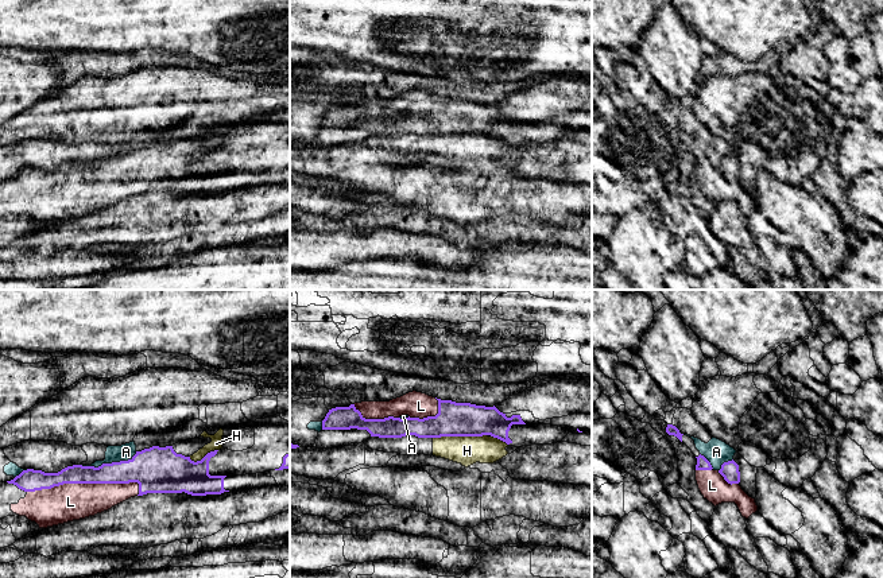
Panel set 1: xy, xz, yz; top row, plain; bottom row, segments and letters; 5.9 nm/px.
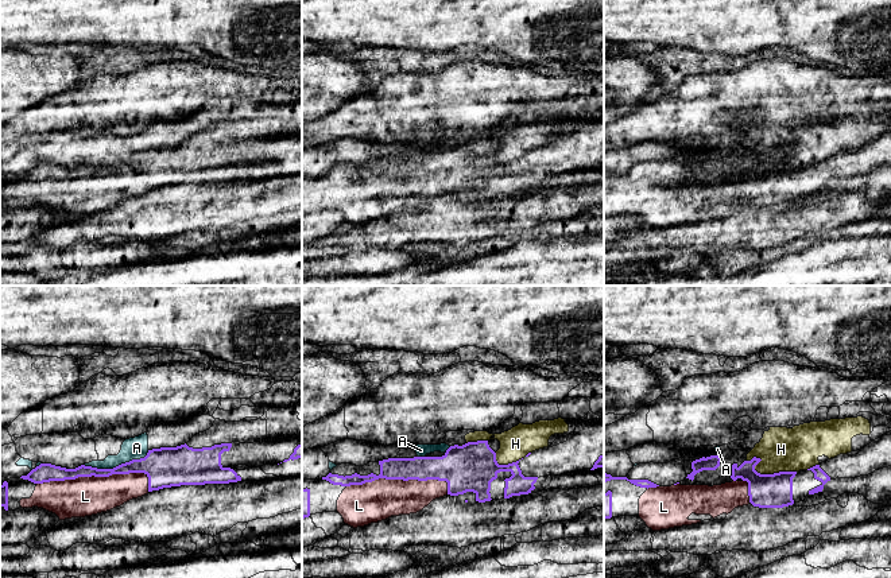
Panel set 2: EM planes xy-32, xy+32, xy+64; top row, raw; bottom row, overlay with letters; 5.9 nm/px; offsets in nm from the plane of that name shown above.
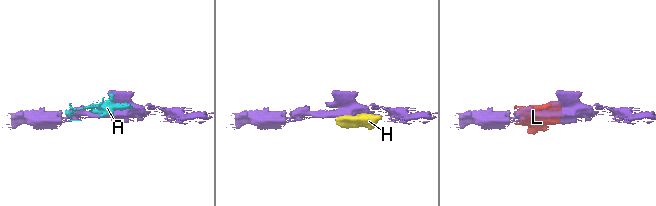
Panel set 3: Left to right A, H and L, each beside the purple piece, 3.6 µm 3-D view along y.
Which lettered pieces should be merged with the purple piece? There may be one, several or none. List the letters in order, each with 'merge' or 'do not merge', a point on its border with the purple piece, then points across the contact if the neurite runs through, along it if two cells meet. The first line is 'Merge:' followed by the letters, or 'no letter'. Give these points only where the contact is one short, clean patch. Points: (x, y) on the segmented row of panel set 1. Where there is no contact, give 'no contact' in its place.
Merge: L
A: do not merge; contact xy (108, 464)
H: do not merge; contact xz (460, 435)
L: merge; contact xy (82, 483)

